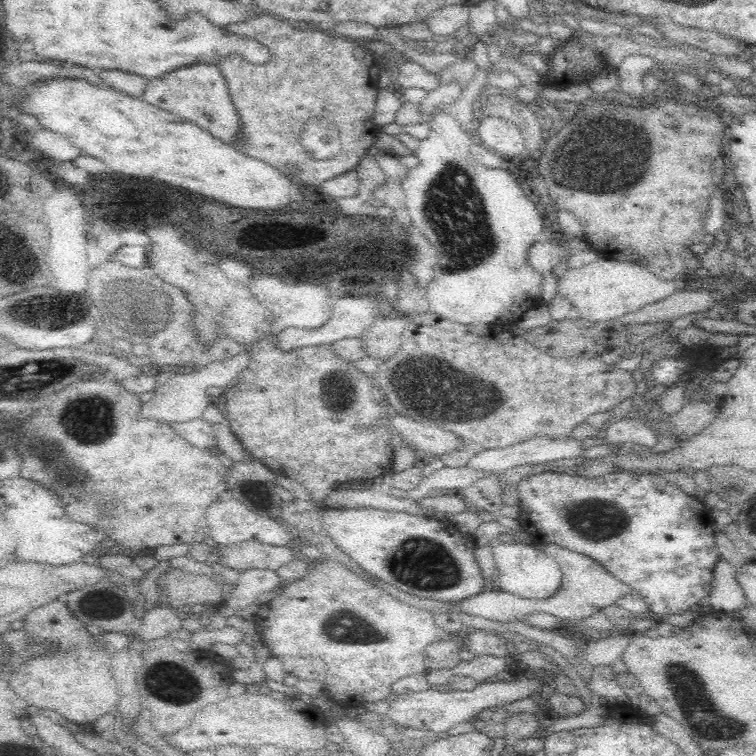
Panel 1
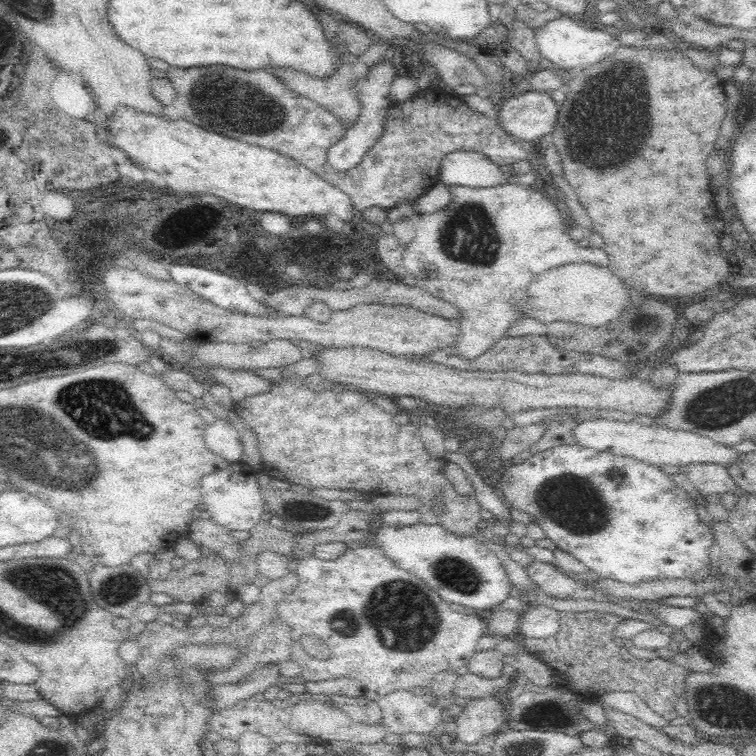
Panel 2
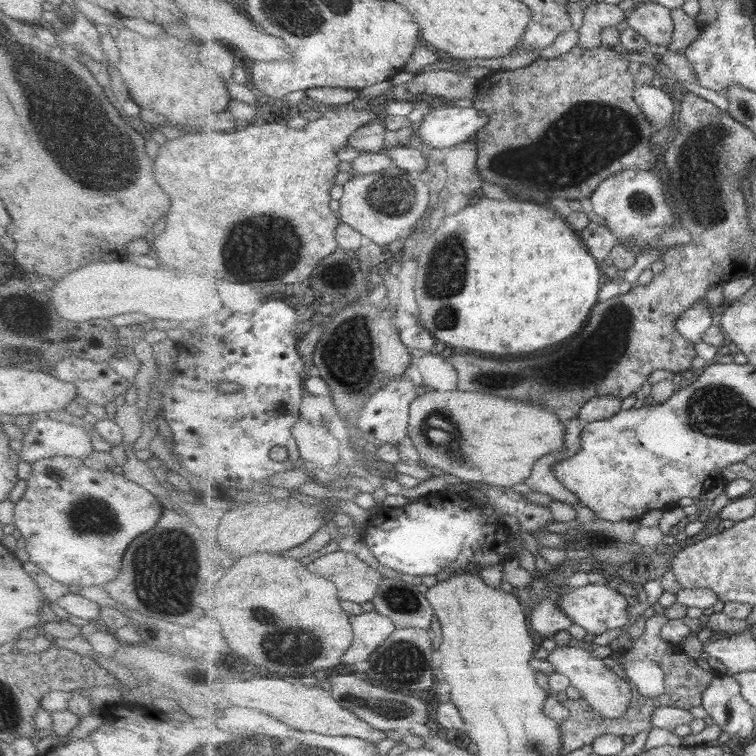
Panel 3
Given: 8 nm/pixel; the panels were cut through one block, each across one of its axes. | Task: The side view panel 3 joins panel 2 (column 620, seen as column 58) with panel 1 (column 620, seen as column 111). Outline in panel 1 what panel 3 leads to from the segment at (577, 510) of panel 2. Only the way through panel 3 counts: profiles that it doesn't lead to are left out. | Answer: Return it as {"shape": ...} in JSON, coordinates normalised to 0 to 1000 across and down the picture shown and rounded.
{"shape":[[[815,623],[788,632],[775,632],[770,628],[751,630],[751,627],[746,626],[725,624],[709,630],[696,630],[688,635],[685,642],[689,660],[685,668],[688,672],[685,688],[692,700],[701,708],[709,709],[714,717],[733,718],[743,725],[761,728],[762,730],[778,734],[778,737],[786,738],[787,743],[794,743],[794,747],[799,749],[808,759],[812,759],[812,763],[833,774],[836,780],[847,787],[847,791],[854,798],[857,807],[866,812],[872,820],[880,820],[886,812],[902,812],[915,804],[915,802],[923,800],[927,791],[938,787],[944,749],[947,749],[947,742],[954,735],[950,731],[951,724],[946,720],[946,704],[938,696],[940,693],[938,675],[933,667],[926,665],[921,659],[905,653],[892,639],[870,632],[866,627],[848,628],[833,623]]]}

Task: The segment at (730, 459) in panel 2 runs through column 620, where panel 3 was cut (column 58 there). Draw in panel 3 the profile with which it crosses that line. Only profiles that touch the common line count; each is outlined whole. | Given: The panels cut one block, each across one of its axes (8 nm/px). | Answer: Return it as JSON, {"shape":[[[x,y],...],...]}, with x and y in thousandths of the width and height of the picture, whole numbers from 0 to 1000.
{"shape":[[[62,549],[44,554],[29,582],[24,608],[40,614],[73,603],[110,608],[122,598],[119,577],[102,563],[73,558],[69,549],[67,556],[62,556]]]}

